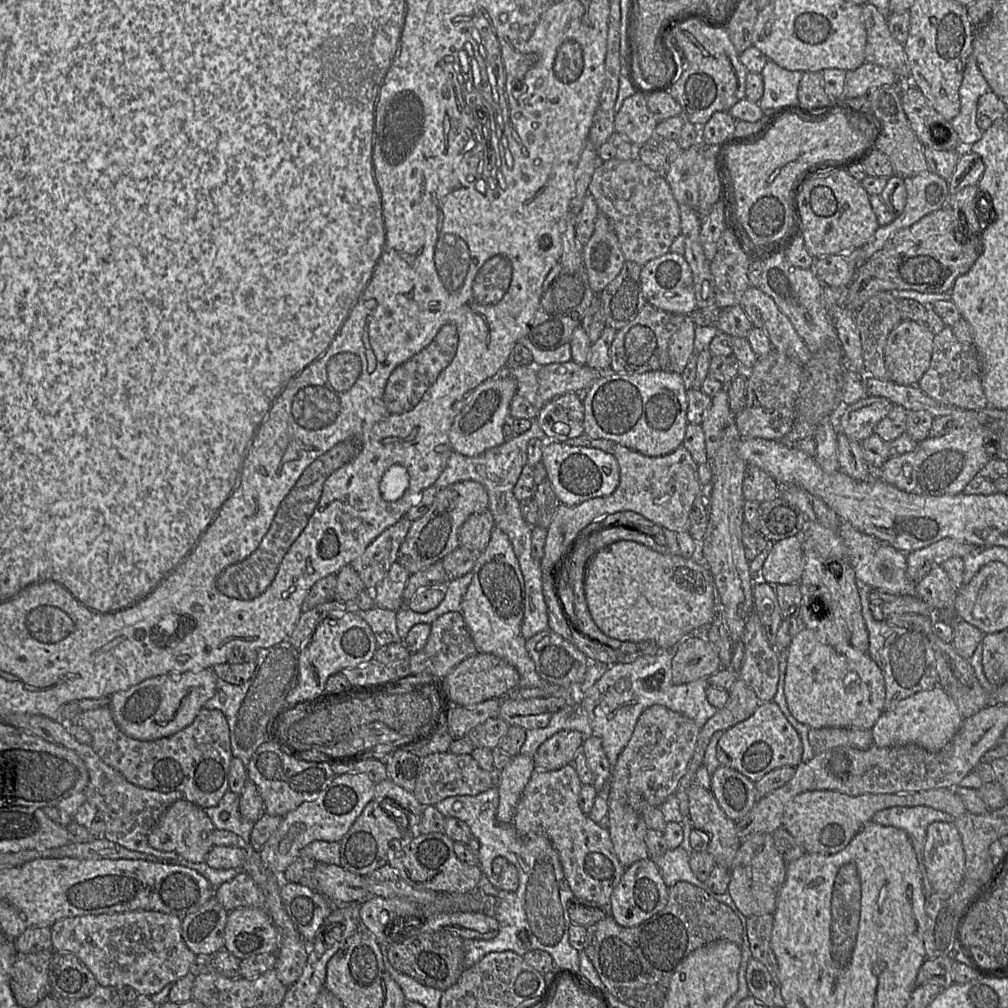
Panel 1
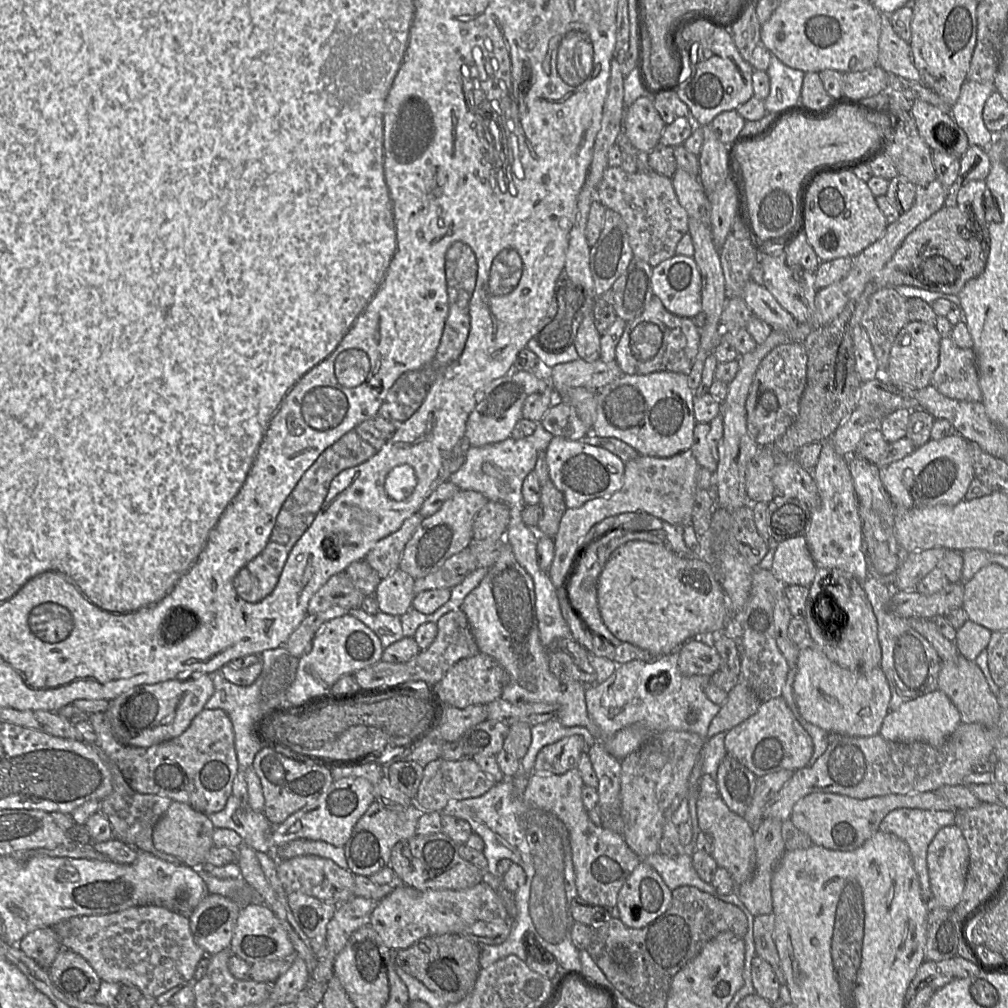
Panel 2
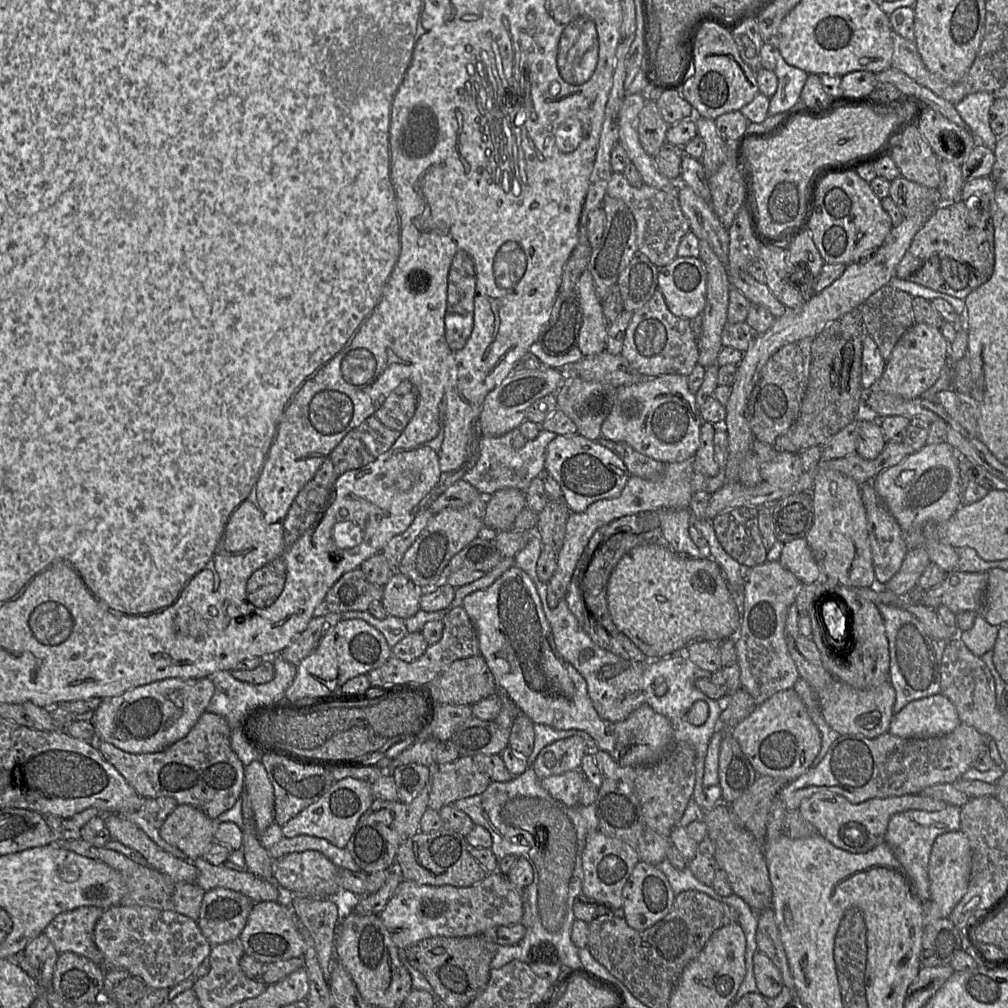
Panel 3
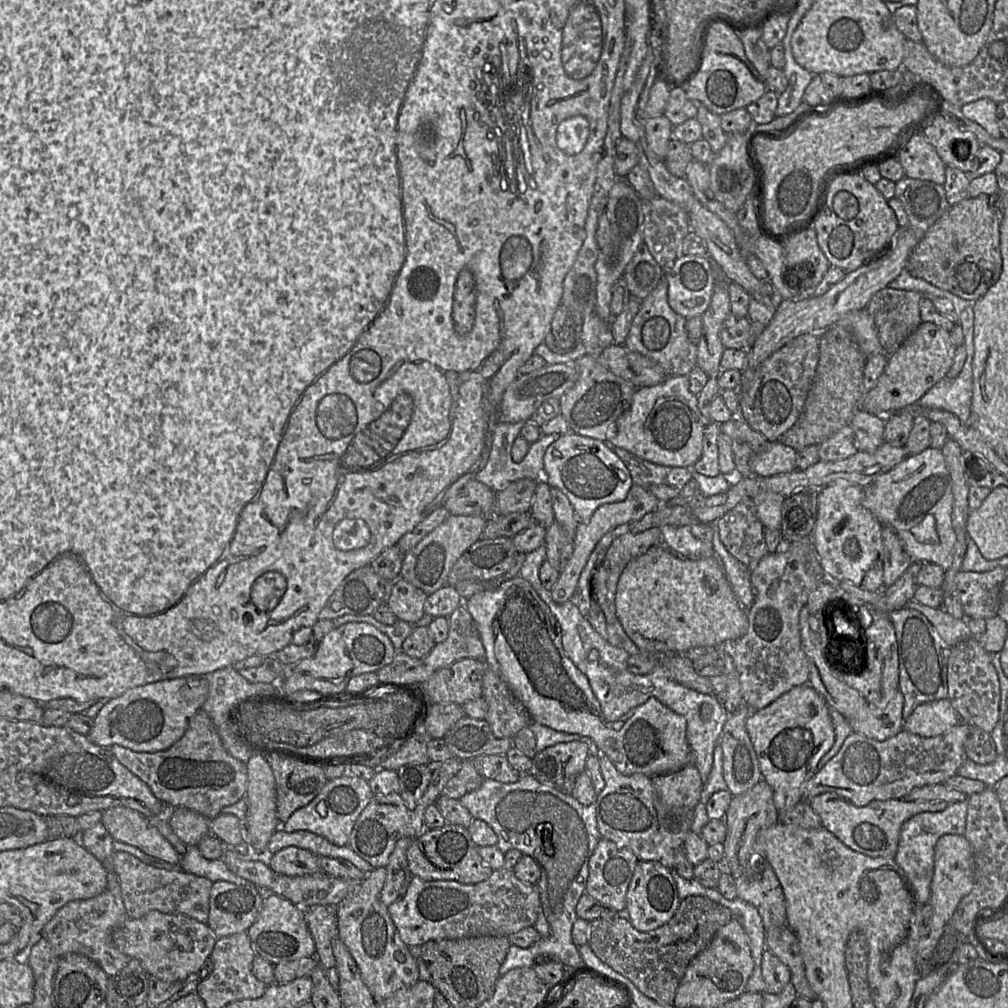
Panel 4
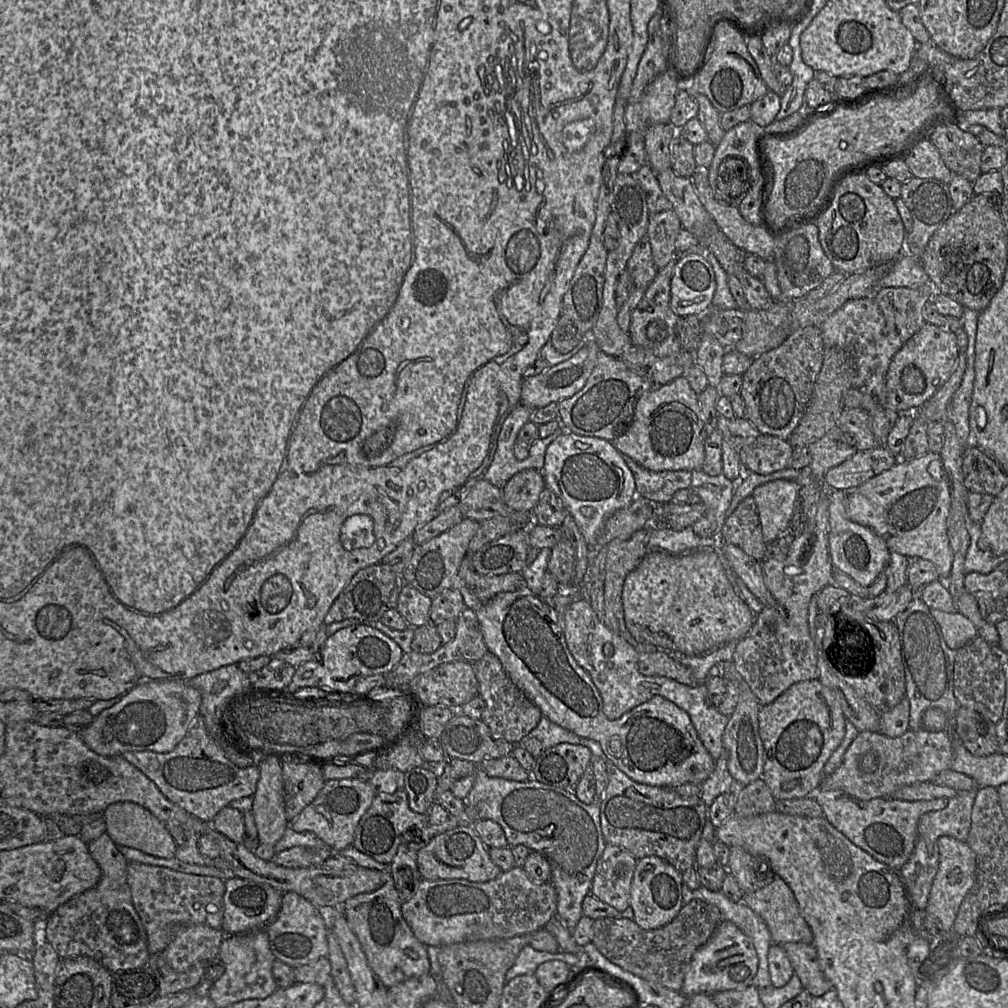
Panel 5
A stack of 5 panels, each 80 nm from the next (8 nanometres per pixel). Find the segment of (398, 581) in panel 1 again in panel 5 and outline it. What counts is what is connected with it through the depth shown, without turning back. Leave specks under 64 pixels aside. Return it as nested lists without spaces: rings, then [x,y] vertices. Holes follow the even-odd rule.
[[[405,584],[399,594],[396,609],[411,627],[419,627],[430,621],[432,598]]]

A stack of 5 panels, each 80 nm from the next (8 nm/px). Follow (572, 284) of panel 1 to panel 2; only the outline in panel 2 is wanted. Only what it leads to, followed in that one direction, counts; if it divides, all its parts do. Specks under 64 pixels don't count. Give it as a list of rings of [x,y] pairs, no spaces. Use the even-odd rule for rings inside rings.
[[[564,276],[561,277],[557,281],[554,296],[534,337],[540,348],[551,354],[559,354],[570,348],[584,316],[593,311],[594,299],[594,296],[589,296],[583,287]]]

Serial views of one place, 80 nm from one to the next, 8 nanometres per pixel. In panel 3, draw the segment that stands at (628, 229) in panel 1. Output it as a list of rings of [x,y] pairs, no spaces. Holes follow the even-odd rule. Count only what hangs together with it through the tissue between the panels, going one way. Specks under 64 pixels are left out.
[[[613,172],[607,186],[607,196],[622,200],[631,210],[636,222],[637,250],[642,252],[658,268],[671,263],[677,257],[682,237],[690,231],[677,195],[643,184],[635,187],[623,173]]]

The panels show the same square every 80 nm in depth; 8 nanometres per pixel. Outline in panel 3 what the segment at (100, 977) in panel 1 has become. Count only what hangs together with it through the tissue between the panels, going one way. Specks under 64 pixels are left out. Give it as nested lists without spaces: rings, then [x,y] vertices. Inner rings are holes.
[[[114,906],[110,907],[109,909],[105,910],[102,916],[97,921],[95,928],[94,928],[94,942],[98,949],[103,954],[105,960],[109,963],[109,968],[122,968],[129,972],[130,975],[136,976],[141,978],[147,987],[152,988],[173,988],[179,983],[187,980],[191,977],[203,960],[209,957],[210,952],[212,950],[212,946],[203,936],[198,924],[193,919],[184,916],[182,914],[171,912],[171,911],[164,911],[158,910],[146,906]]]

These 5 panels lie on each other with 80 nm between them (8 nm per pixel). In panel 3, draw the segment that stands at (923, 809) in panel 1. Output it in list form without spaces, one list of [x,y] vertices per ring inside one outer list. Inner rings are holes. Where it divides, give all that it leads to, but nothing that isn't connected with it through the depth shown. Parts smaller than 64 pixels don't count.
[[[947,805],[935,812],[907,810],[893,815],[888,823],[885,842],[910,877],[917,897],[923,902],[931,899],[928,864],[935,839],[944,833],[959,831],[961,807]]]

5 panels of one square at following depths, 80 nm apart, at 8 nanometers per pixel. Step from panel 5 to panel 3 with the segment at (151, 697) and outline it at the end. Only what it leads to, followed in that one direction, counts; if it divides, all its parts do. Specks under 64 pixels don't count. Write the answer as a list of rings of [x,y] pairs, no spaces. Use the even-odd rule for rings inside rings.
[[[209,677],[198,679],[168,678],[137,686],[119,696],[104,698],[91,720],[96,740],[111,743],[132,754],[160,752],[189,733],[199,717],[206,711],[214,692],[215,686]]]

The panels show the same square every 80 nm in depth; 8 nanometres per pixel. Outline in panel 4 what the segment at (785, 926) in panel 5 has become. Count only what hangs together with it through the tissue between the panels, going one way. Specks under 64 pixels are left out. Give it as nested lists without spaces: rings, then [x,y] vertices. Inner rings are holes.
[[[766,861],[760,879],[749,879],[746,875],[734,879],[737,897],[753,905],[759,912],[765,931],[770,927],[787,926],[785,897],[781,884],[771,865]]]

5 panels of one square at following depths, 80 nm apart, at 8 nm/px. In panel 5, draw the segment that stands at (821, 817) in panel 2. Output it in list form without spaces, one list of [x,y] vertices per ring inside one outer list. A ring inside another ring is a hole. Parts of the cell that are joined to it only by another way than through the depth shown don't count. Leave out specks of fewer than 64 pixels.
[[[817,790],[814,793],[816,801],[823,809],[824,817],[853,844],[869,853],[876,860],[892,868],[901,868],[911,857],[916,839],[919,818],[930,811],[944,809],[949,802],[948,798],[933,800],[904,801],[892,798],[874,798],[862,801],[841,790]]]

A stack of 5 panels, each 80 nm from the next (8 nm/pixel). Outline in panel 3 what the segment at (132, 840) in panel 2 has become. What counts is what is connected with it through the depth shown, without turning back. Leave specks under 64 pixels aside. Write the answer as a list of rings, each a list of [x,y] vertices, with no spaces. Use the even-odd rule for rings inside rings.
[[[172,797],[145,798],[139,810],[119,815],[122,815],[142,829],[162,850],[176,858],[188,861],[187,855],[184,852],[169,845],[160,836],[161,826],[177,805],[177,801]]]

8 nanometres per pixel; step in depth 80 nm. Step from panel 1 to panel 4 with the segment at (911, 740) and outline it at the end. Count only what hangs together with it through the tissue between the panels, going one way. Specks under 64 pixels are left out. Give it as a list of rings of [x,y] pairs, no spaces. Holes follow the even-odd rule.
[[[947,698],[918,705],[904,721],[903,730],[922,737],[934,737],[960,722],[956,709]]]

